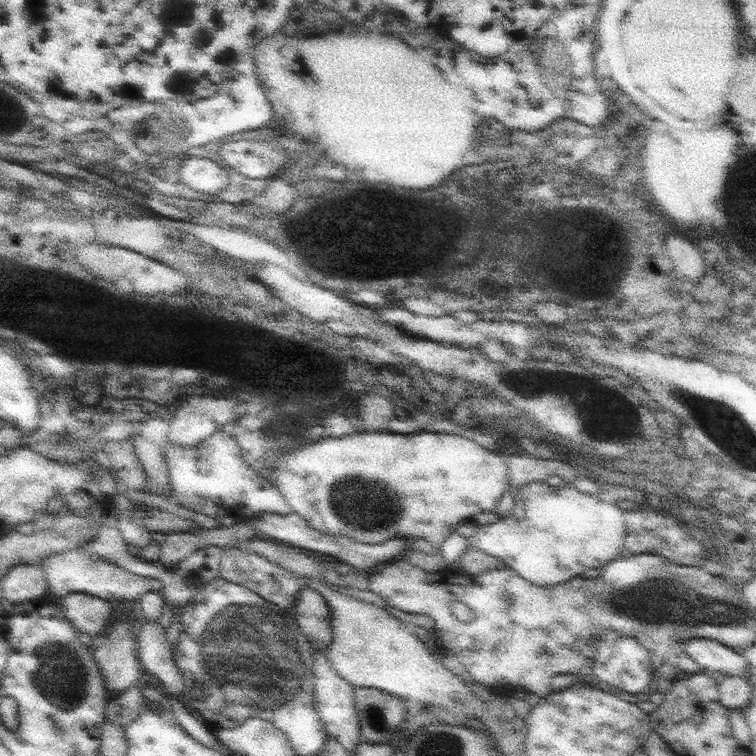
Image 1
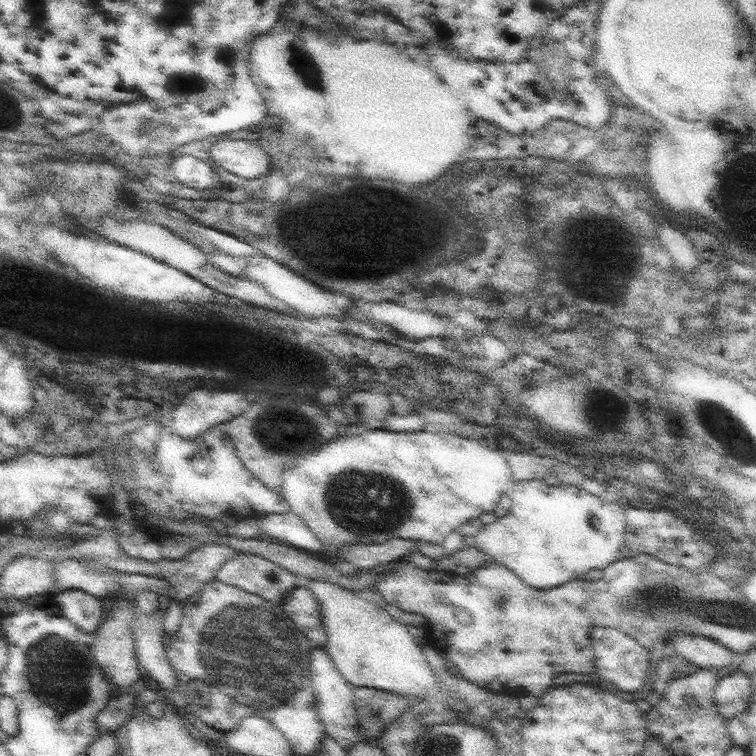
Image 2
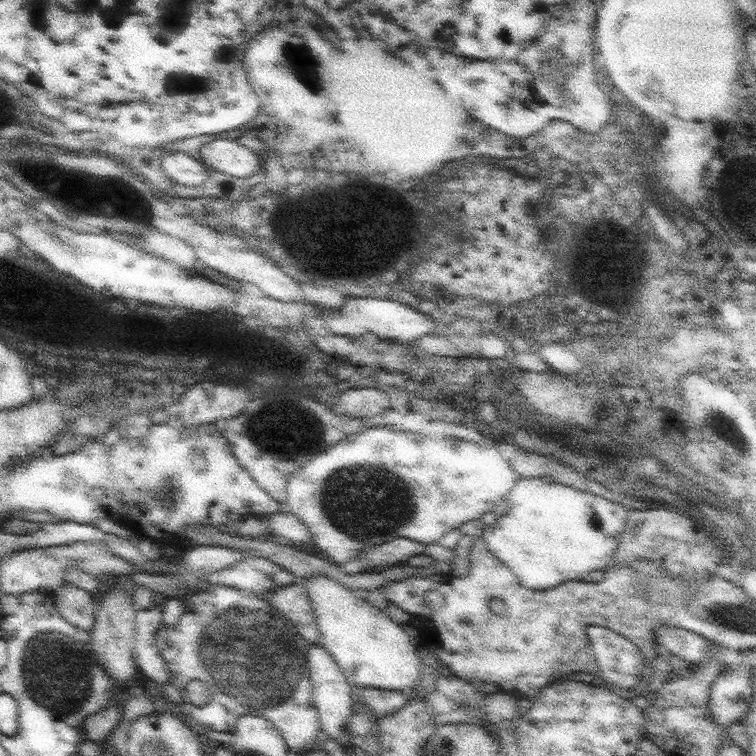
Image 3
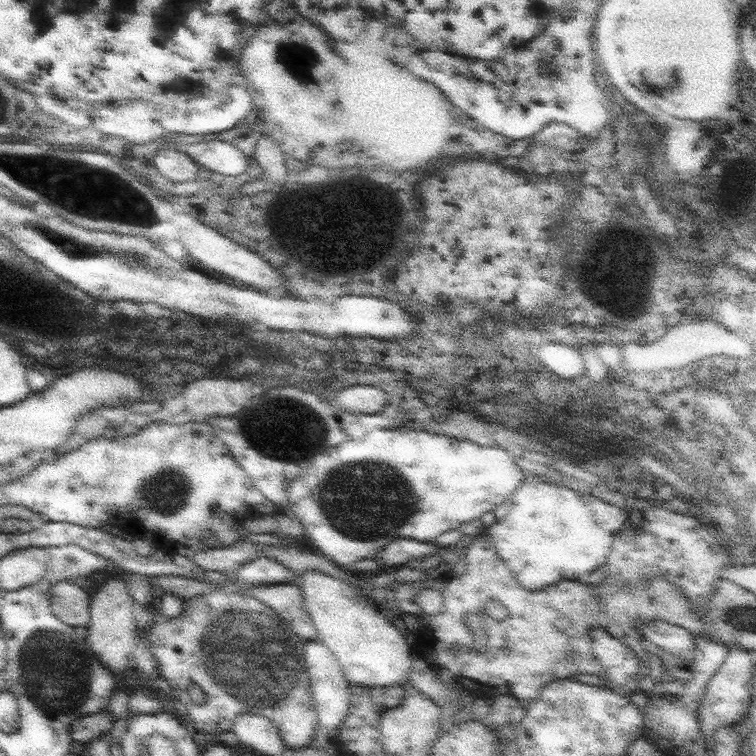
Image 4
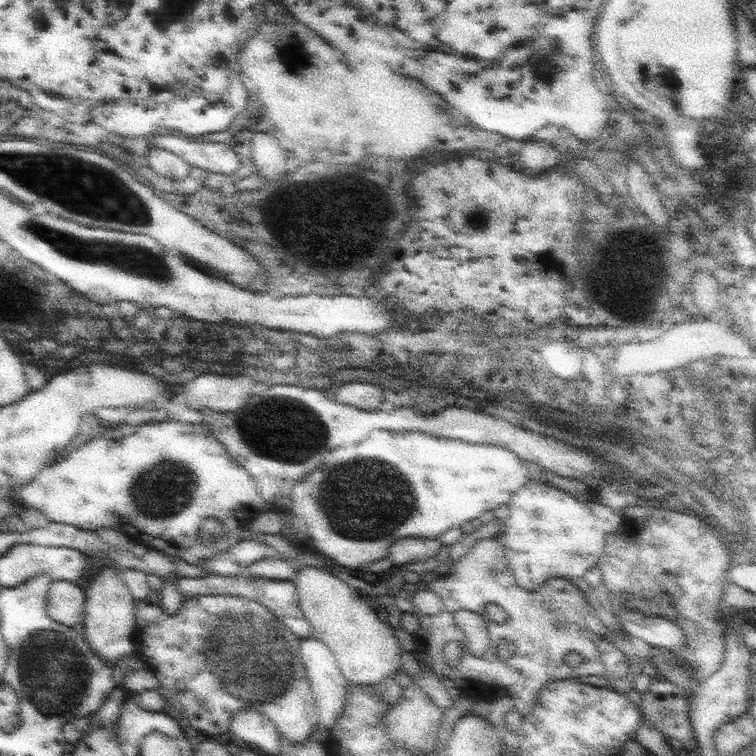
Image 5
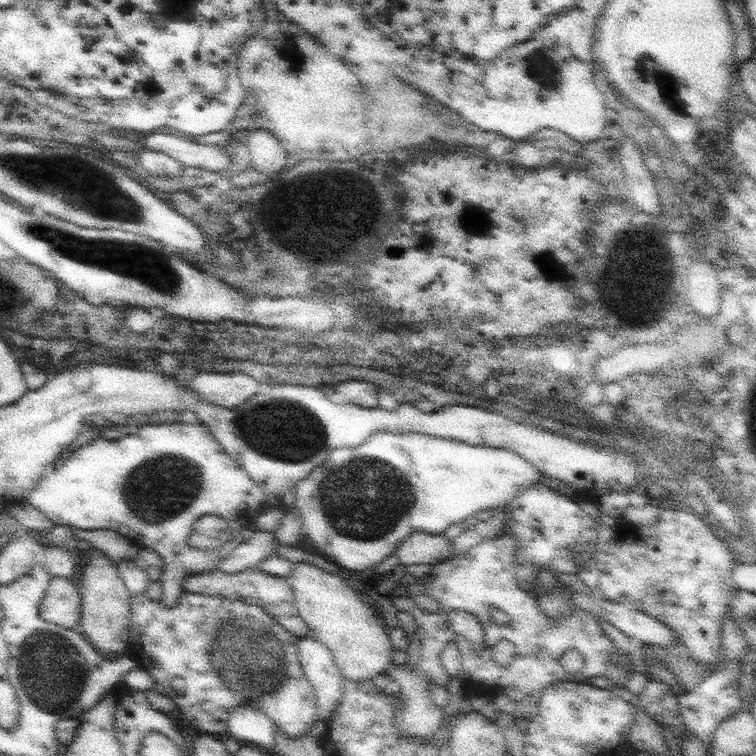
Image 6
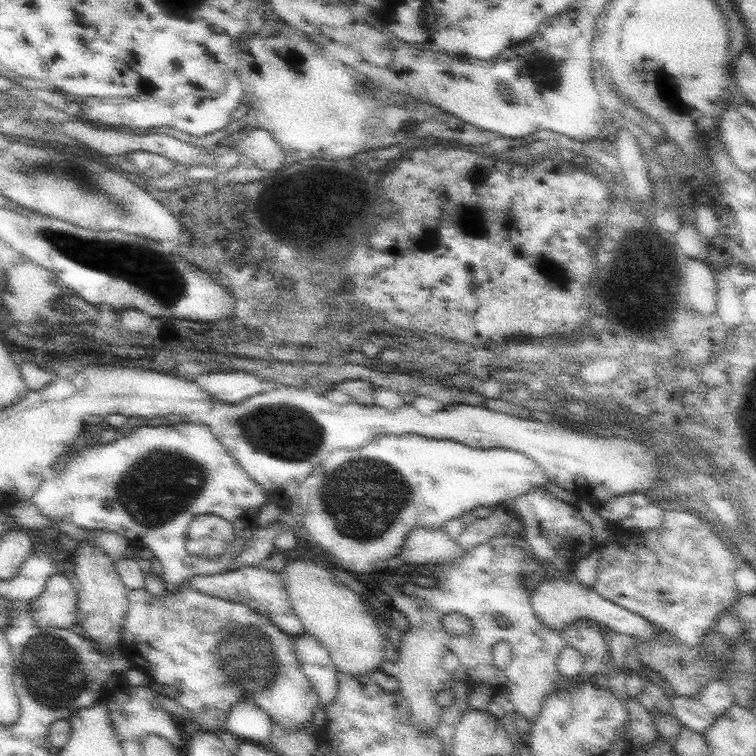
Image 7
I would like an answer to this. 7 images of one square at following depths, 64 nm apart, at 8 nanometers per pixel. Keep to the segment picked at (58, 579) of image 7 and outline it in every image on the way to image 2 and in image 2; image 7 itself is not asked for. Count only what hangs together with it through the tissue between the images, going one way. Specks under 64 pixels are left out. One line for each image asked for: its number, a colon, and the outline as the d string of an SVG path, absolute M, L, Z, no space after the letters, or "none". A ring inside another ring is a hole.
2: M55 592L55 604L59 614L71 620L81 632L95 634L105 622L101 600L89 592Z
3: M61 586L53 592L55 610L71 626L91 632L95 626L97 602L91 598L91 592L75 586Z
4: M63 582L51 590L51 610L65 624L87 628L91 622L91 598L87 590L75 582Z
5: M53 582L47 598L47 616L69 628L83 624L85 600L85 590L77 582Z
6: M53 578L41 602L39 614L45 622L53 622L63 628L73 628L81 622L81 592L75 580Z

